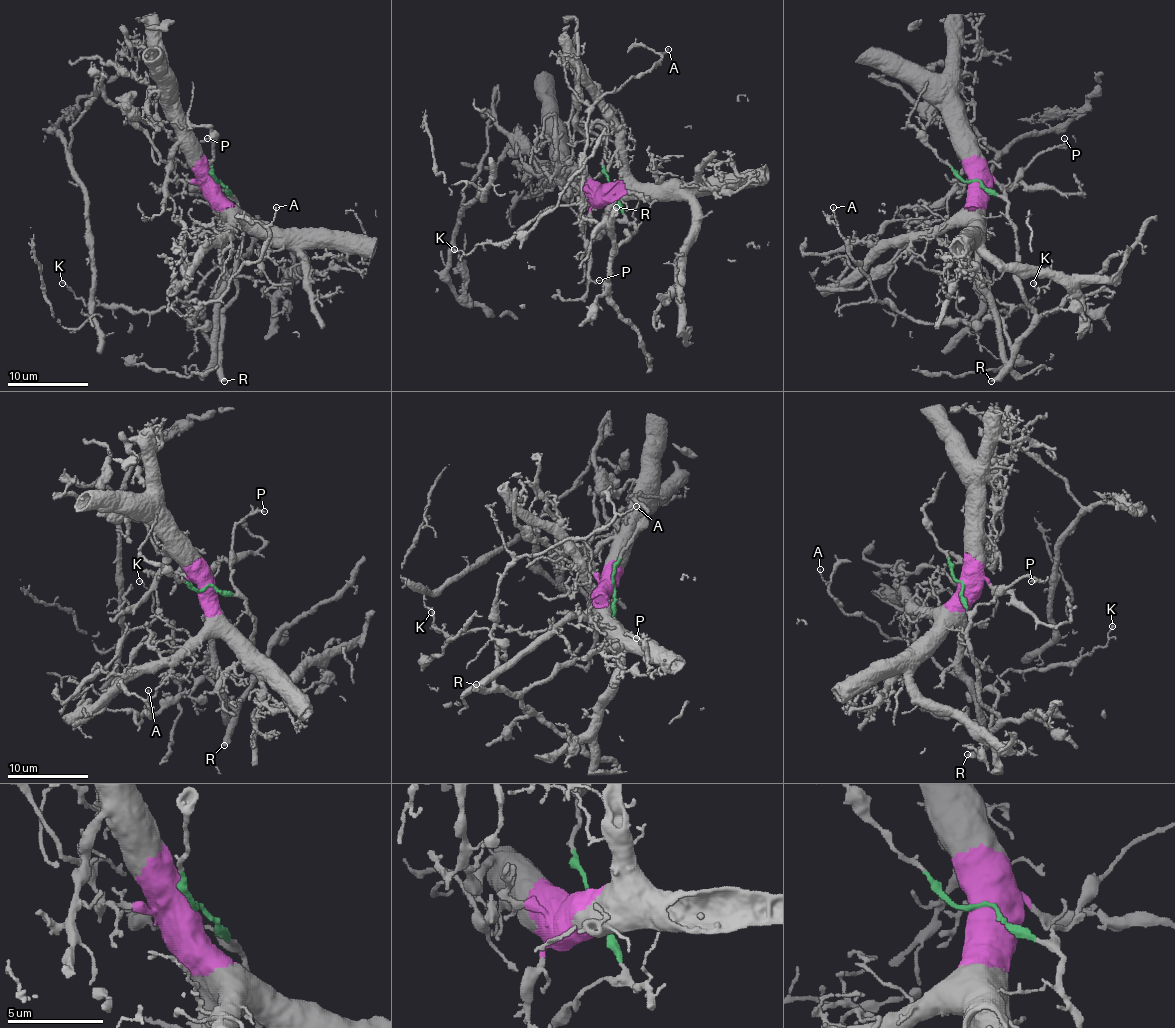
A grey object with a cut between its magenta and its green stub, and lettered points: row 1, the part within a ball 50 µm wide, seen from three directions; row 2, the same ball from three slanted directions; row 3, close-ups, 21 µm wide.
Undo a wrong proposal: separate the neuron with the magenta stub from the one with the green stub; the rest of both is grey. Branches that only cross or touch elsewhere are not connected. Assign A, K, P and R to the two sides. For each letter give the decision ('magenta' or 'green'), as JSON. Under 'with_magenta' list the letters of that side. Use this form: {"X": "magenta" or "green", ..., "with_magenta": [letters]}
{"A": "green", "K": "green", "P": "green", "R": "green", "with_magenta": []}

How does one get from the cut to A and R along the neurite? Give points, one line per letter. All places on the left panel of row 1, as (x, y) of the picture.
A: (218, 181), (238, 202), (242, 230), (236, 294), (216, 345), (189, 319), (262, 256), (276, 208)
R: (218, 181), (238, 202), (242, 218), (236, 294), (224, 315), (224, 381)

